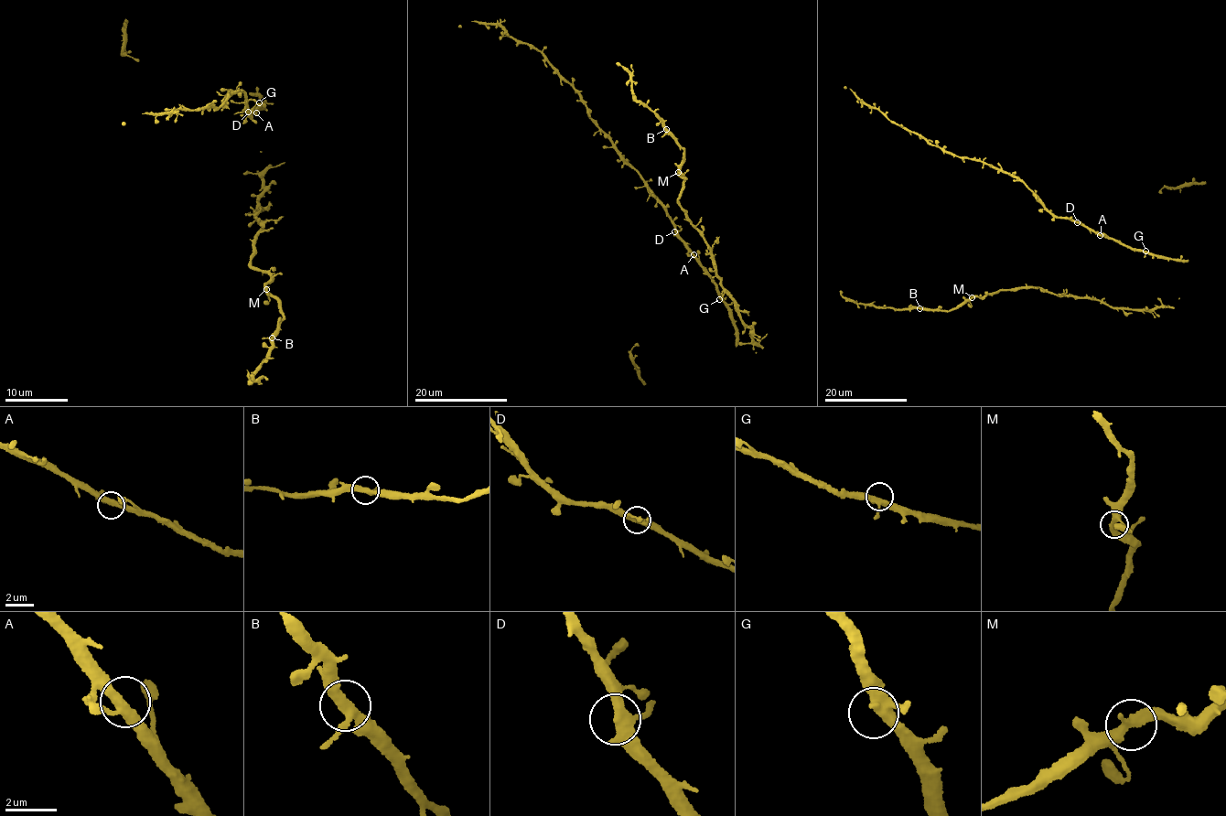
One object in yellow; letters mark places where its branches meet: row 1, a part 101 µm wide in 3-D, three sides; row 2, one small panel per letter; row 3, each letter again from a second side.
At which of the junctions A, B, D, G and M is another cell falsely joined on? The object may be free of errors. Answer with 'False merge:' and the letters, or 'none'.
False merge: none

